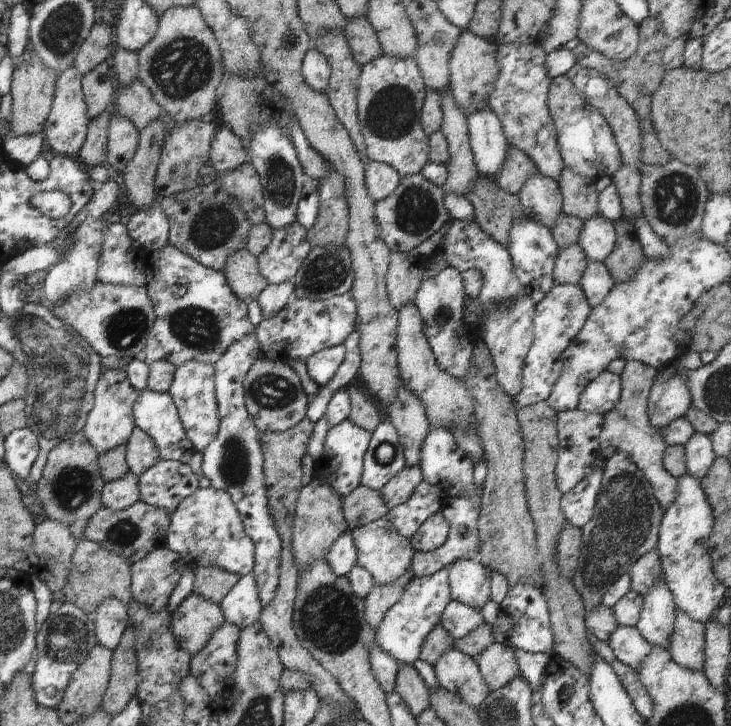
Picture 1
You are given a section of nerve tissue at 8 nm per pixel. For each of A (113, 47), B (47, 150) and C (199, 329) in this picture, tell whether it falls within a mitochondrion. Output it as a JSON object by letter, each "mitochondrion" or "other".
{"A":"other","B":"other","C":"mitochondrion"}

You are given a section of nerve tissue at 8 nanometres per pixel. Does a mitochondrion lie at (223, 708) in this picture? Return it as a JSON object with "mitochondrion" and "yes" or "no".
{"mitochondrion":"yes"}

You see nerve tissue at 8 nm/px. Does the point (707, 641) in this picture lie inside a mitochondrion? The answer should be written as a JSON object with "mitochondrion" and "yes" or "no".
{"mitochondrion":"no"}

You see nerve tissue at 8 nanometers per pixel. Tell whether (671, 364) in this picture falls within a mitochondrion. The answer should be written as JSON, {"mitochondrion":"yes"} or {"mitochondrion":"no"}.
{"mitochondrion":"no"}

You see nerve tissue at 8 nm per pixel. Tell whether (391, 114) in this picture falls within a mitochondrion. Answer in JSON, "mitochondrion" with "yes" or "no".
{"mitochondrion":"yes"}

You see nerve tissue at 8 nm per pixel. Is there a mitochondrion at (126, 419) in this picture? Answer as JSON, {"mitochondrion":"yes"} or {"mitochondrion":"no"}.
{"mitochondrion":"no"}

